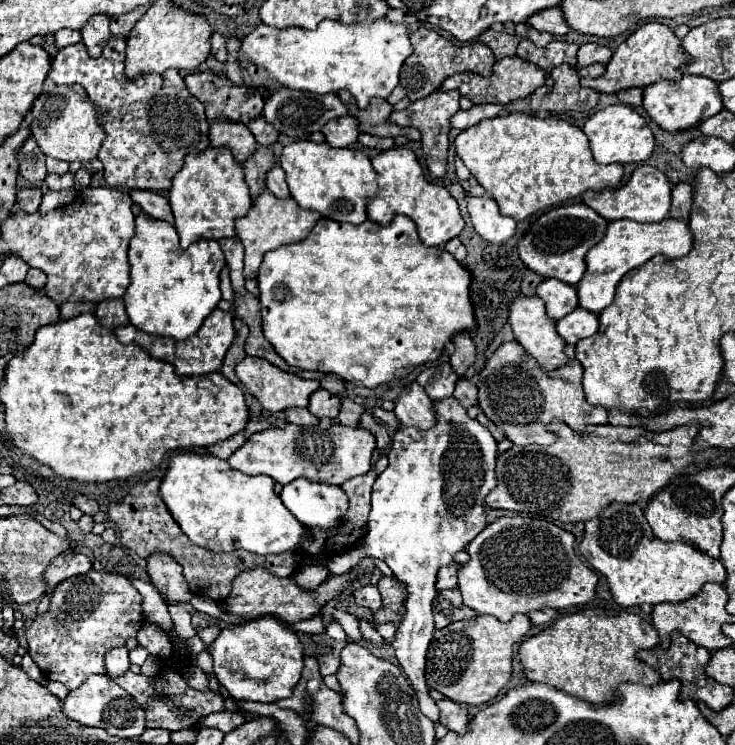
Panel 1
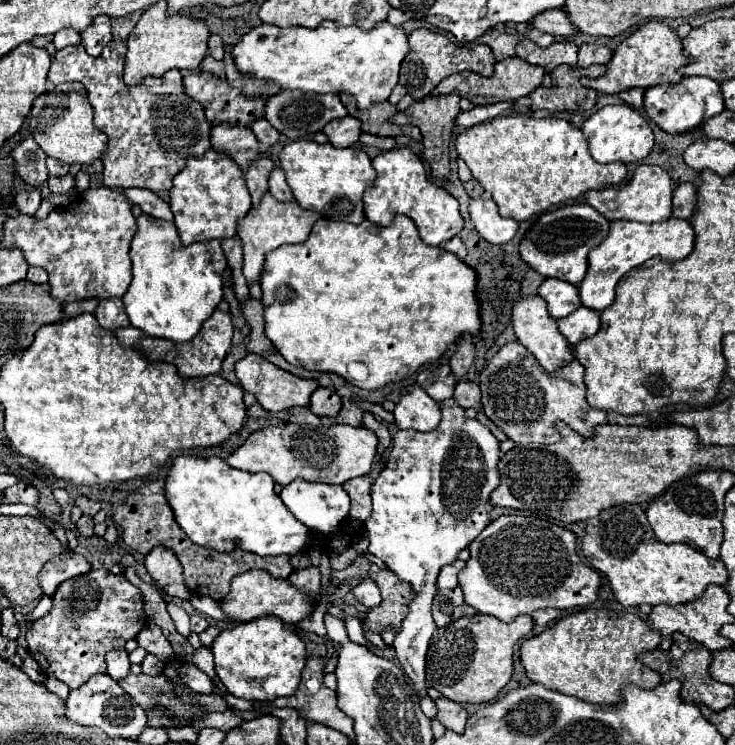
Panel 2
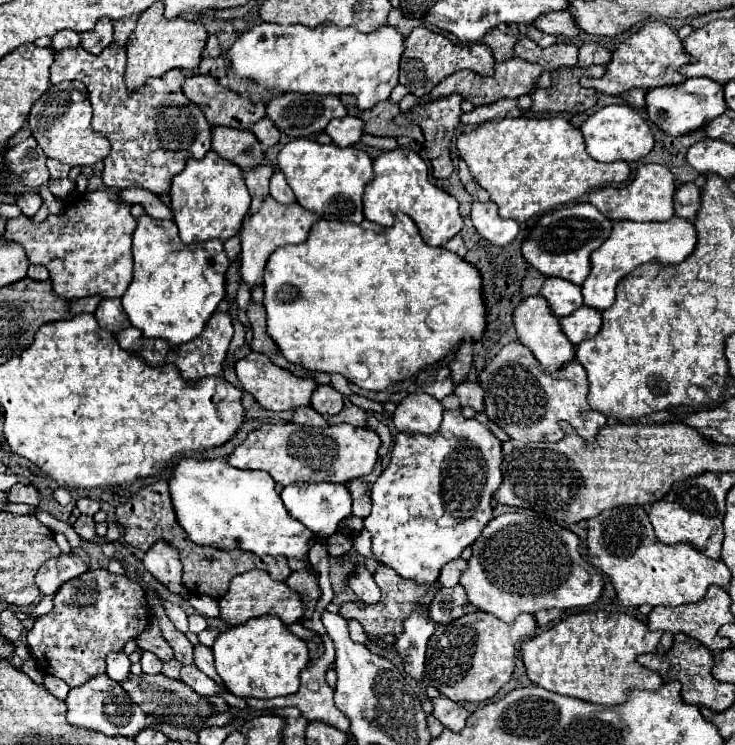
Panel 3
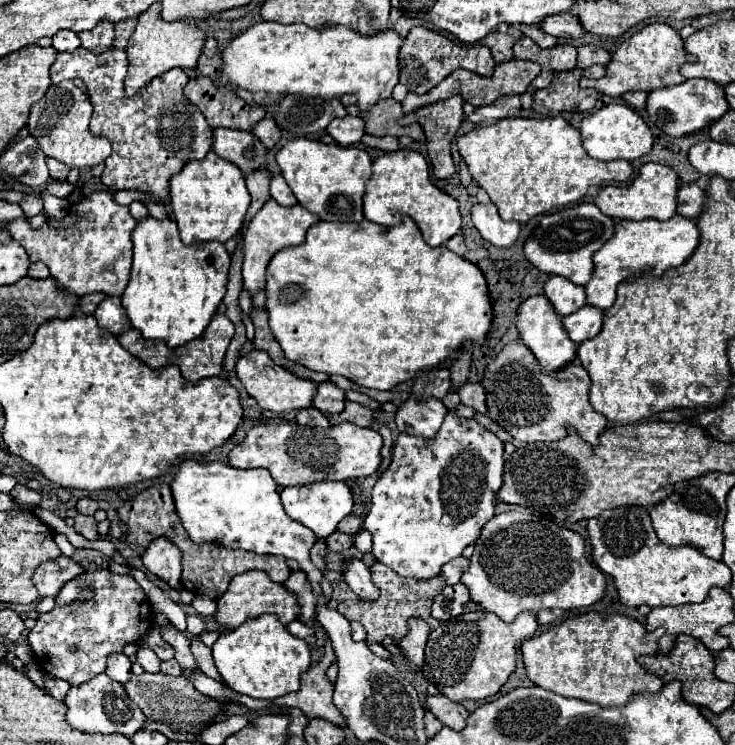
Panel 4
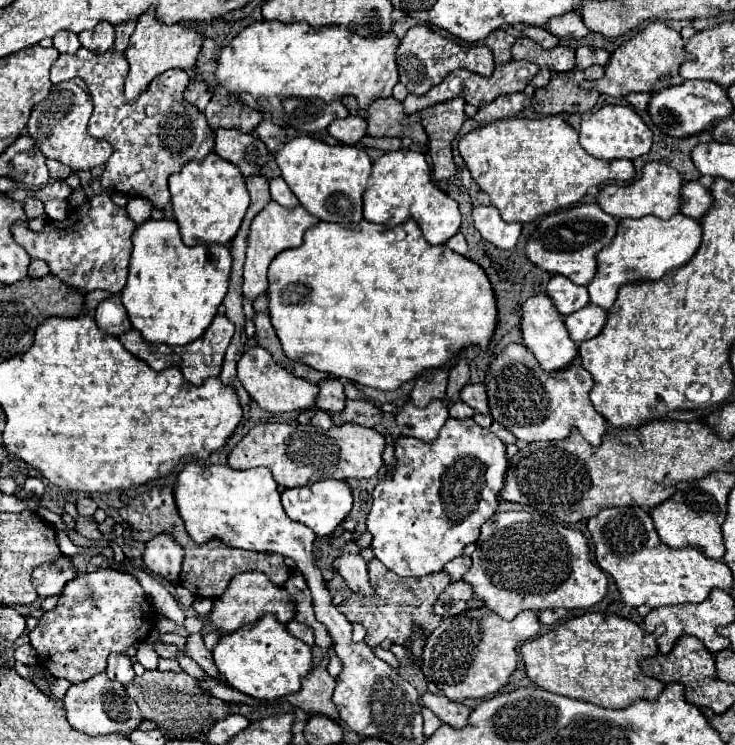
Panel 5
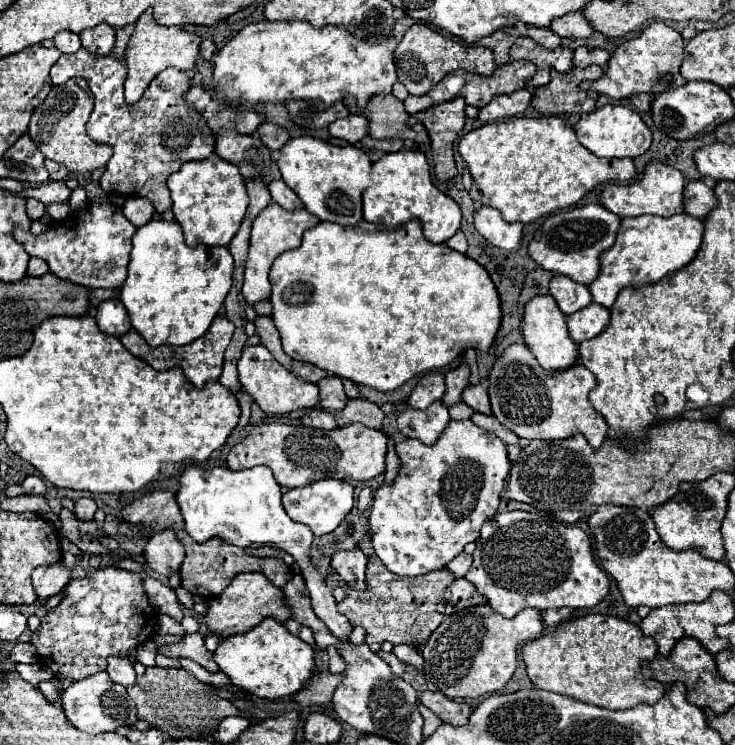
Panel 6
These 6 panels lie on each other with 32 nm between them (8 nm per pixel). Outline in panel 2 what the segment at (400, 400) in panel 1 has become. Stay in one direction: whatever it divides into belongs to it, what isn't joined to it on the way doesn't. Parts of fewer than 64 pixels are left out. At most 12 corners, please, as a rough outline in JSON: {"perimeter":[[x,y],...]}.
{"perimeter":[[418,384],[396,404],[400,430],[428,432],[440,424],[440,404]]}

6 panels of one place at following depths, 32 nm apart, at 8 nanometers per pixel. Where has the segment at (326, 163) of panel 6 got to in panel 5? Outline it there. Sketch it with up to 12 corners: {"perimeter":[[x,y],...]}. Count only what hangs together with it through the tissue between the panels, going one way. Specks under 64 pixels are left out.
{"perimeter":[[298,136],[276,152],[310,214],[362,220],[362,148]]}

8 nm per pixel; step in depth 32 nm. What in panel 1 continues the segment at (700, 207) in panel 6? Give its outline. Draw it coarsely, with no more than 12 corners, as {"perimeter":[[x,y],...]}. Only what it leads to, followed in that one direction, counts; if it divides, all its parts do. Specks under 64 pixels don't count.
{"perimeter":[[672,186],[670,216],[688,220],[692,208],[692,186]]}

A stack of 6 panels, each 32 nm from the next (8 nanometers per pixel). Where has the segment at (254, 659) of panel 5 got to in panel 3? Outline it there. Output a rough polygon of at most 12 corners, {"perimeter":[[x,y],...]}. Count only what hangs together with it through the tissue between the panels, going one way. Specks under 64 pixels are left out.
{"perimeter":[[276,616],[222,632],[216,672],[240,698],[294,694],[306,642]]}

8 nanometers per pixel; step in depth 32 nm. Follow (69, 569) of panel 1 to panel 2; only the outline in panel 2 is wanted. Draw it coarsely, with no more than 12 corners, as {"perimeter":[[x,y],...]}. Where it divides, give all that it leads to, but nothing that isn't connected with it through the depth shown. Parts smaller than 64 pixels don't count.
{"perimeter":[[68,550],[40,572],[44,594],[52,596],[64,580],[86,574],[88,560]]}

